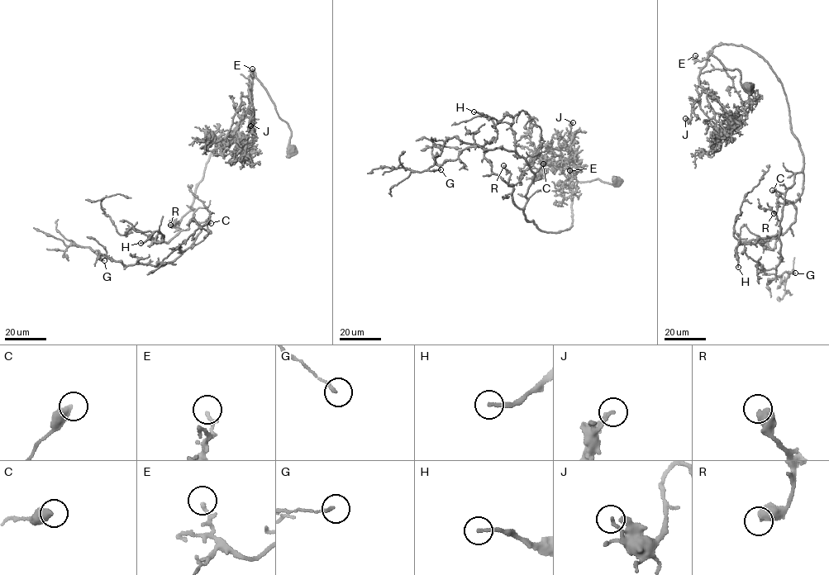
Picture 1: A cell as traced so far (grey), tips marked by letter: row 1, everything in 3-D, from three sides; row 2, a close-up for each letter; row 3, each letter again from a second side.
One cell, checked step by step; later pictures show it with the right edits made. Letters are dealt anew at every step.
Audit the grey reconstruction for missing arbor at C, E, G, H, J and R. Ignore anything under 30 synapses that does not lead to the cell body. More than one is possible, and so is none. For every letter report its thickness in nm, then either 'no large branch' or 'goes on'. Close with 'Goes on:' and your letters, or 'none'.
C: calibre 480 nm; no large branch
E: calibre 160 nm; no large branch
G: calibre 140 nm; no large branch
H: calibre 160 nm; goes on
J: calibre 150 nm; no large branch
R: calibre 550 nm; goes on
Goes on: H, R

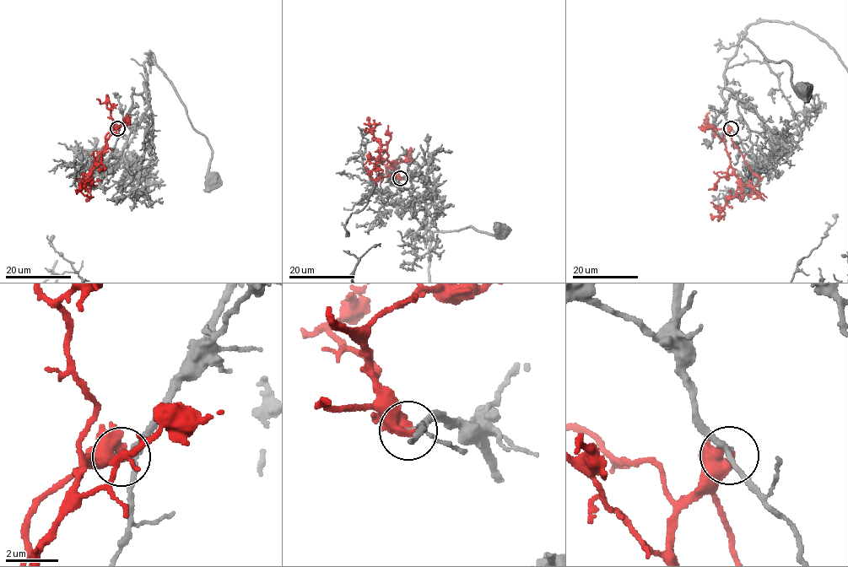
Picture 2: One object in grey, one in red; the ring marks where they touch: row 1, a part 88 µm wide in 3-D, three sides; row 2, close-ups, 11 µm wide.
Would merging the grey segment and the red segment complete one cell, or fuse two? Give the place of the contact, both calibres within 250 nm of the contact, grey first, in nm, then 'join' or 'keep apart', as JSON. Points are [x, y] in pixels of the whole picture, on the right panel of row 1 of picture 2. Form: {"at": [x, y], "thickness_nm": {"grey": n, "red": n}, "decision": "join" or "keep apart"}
{"at": [731, 128], "thickness_nm": {"grey": 240, "red": 320}, "decision": "join"}

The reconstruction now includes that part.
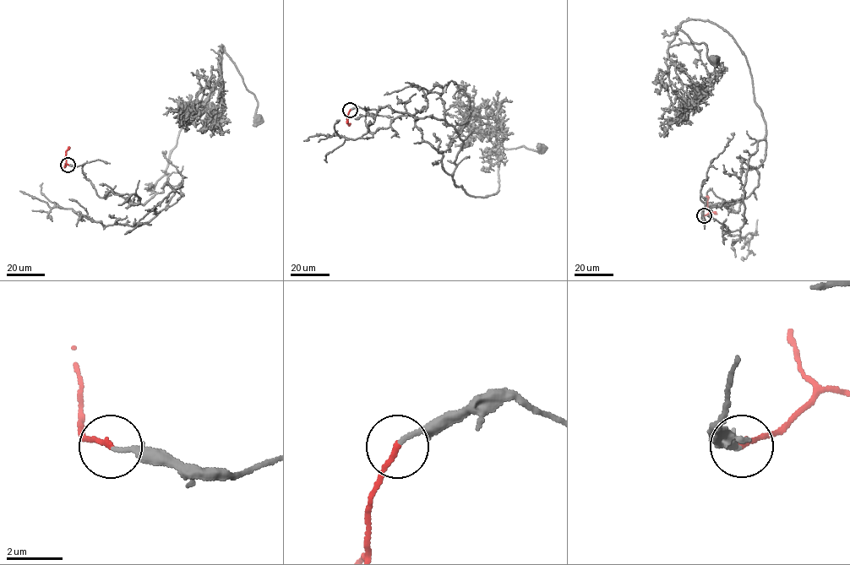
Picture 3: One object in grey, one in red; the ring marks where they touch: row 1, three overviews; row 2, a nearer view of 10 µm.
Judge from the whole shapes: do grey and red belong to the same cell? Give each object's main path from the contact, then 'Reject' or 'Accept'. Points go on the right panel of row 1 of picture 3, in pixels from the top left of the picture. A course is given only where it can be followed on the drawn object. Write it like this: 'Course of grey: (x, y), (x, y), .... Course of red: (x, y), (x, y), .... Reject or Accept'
Course of grey: (704, 215), (738, 213), (726, 205), (758, 185), (765, 154), (736, 42), (707, 21), (681, 24), (714, 62). Course of red: (704, 215), (709, 212), (707, 195). Accept

